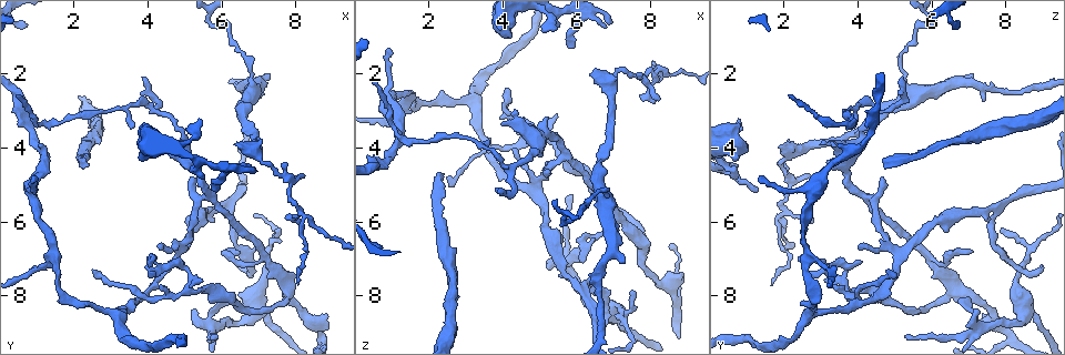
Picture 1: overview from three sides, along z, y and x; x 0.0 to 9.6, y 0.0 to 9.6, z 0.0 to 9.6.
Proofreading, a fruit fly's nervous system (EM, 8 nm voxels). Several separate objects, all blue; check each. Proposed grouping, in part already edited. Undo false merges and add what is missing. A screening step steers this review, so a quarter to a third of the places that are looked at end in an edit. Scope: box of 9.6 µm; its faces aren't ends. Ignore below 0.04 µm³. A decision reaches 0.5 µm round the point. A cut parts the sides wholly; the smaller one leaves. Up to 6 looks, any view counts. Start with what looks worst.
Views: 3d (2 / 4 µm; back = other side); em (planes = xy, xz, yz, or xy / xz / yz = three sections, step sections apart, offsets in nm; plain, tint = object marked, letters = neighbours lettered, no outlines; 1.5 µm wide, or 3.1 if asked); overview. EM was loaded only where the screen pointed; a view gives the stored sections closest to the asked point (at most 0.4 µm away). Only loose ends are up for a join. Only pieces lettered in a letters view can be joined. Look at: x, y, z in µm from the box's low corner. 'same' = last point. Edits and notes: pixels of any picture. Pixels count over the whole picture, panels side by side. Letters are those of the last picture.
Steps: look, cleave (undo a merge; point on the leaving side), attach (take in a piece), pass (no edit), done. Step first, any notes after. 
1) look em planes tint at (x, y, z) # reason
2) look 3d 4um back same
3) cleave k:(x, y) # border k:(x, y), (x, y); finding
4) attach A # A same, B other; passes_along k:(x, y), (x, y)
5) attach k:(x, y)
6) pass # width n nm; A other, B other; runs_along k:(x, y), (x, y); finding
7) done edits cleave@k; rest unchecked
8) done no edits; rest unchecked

look 3d 4um at (6.50, 7.25, 9.05) # an open end

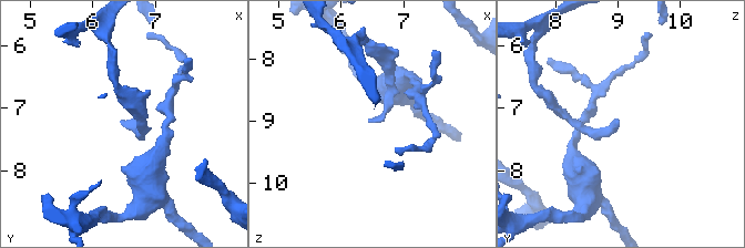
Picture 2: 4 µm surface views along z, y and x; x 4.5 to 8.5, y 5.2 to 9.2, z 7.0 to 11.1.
look em xz step 4 tint at (6.45, 7.20, 9.00)

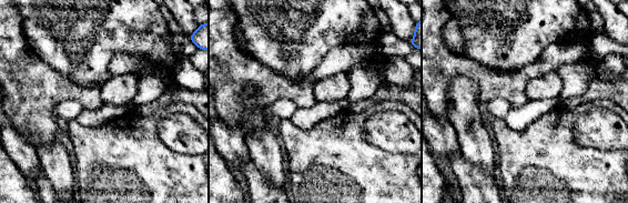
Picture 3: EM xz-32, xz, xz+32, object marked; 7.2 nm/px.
look em yz step 4 letters same

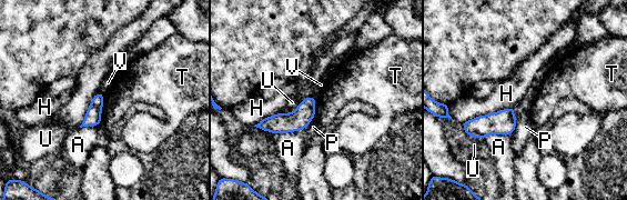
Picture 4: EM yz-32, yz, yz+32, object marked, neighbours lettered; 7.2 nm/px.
pass # A other, H other, P other, T other, U other, V other; border 4:(100, 91), (103, 94); none of them fits

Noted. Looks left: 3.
look 3d 4um back at (7.85, 7.90, 6.65) # sharp bend

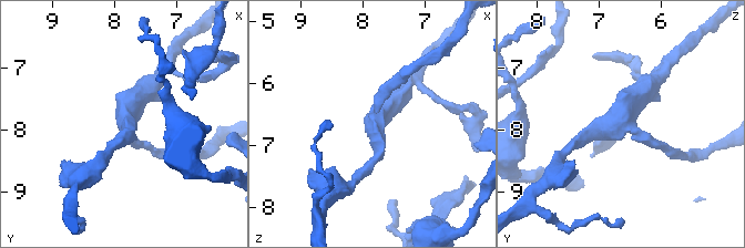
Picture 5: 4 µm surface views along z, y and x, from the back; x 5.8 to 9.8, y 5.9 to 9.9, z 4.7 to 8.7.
look em planes plain at (7.85, 7.90, 6.60) # shape alone is not enough

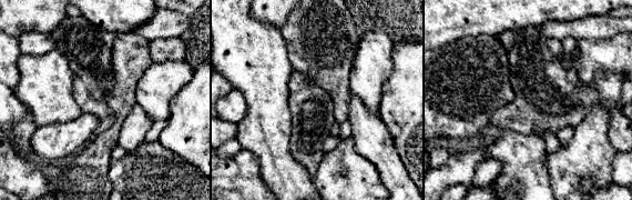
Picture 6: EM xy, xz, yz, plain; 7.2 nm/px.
look em planes letters same

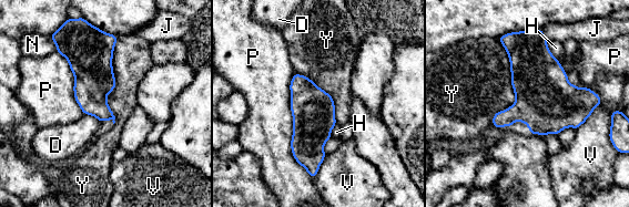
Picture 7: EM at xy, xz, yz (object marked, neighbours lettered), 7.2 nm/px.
pass # D other, H other, J other, N other, P other, V other, Y other; arms 3; continuous, no second cell

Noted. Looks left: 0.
done no edits; rest unchecked

